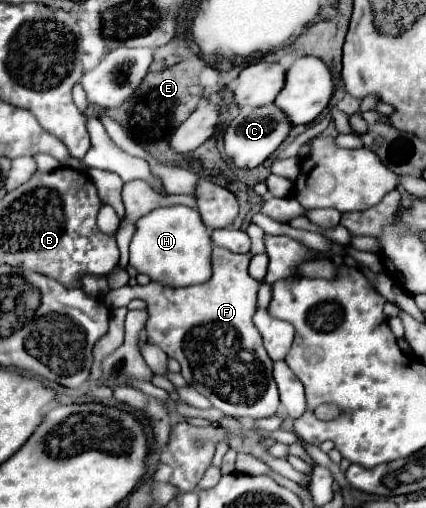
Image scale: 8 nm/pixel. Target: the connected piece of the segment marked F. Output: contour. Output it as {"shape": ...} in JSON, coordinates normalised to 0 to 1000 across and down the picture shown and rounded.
{"shape":[[[587,441],[577,457],[594,469],[594,492],[585,500],[552,500],[533,488],[505,484],[500,543],[477,559],[397,567],[354,551],[345,561],[256,571],[244,594],[275,608],[315,589],[340,591],[350,610],[350,634],[340,646],[345,669],[383,685],[392,701],[425,717],[425,740],[439,748],[439,756],[528,815],[603,827],[650,811],[655,772],[641,748],[641,709],[622,693],[613,657],[594,638],[608,555],[580,535],[589,504],[617,496],[617,453],[603,441]]]}

